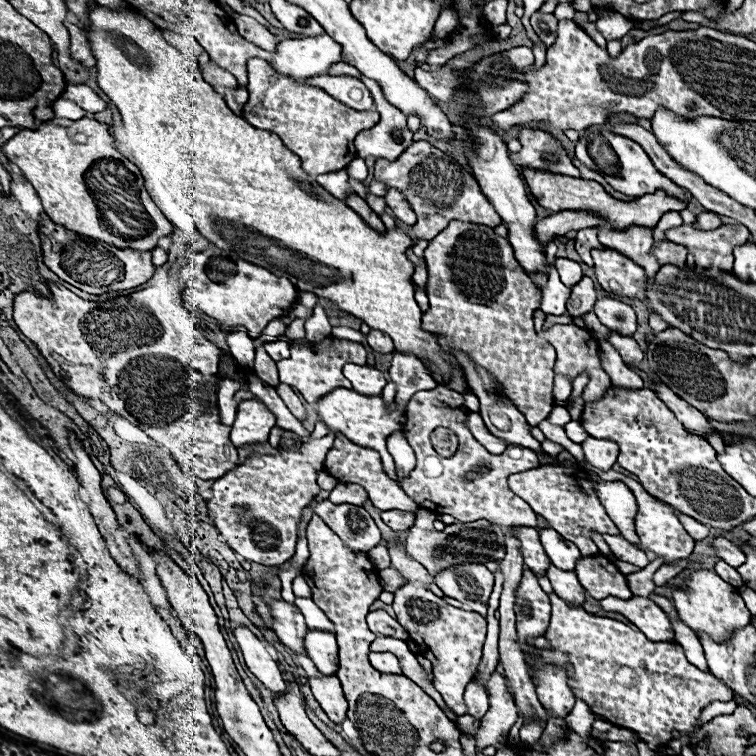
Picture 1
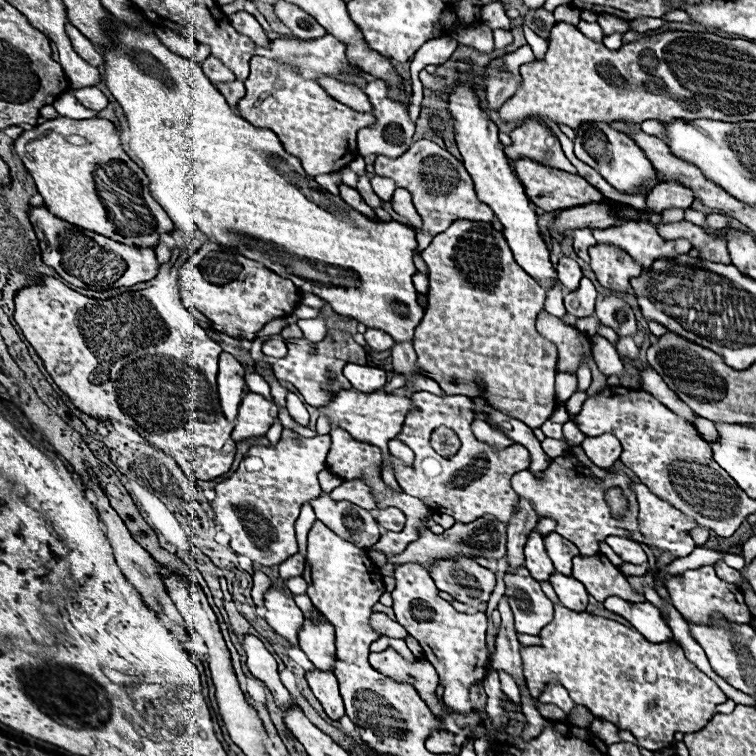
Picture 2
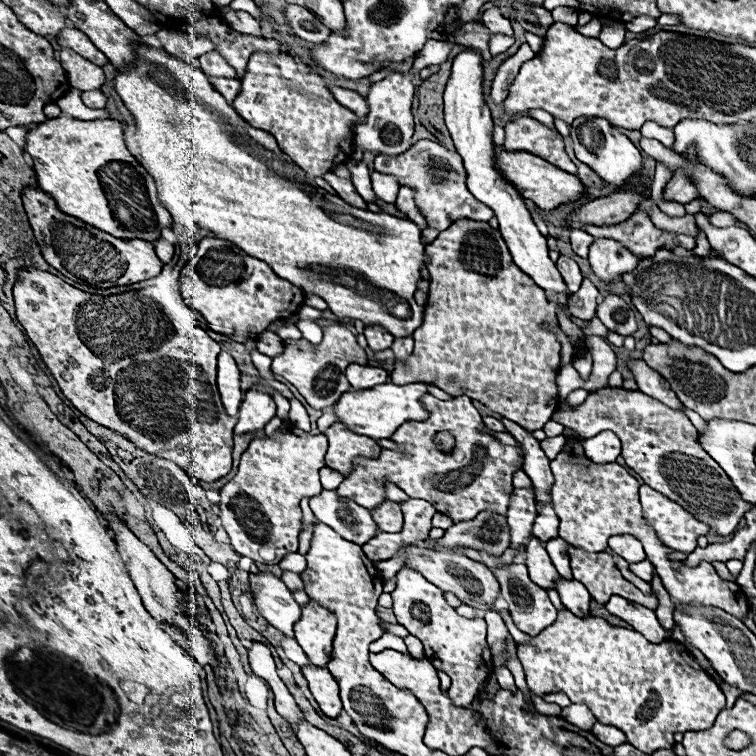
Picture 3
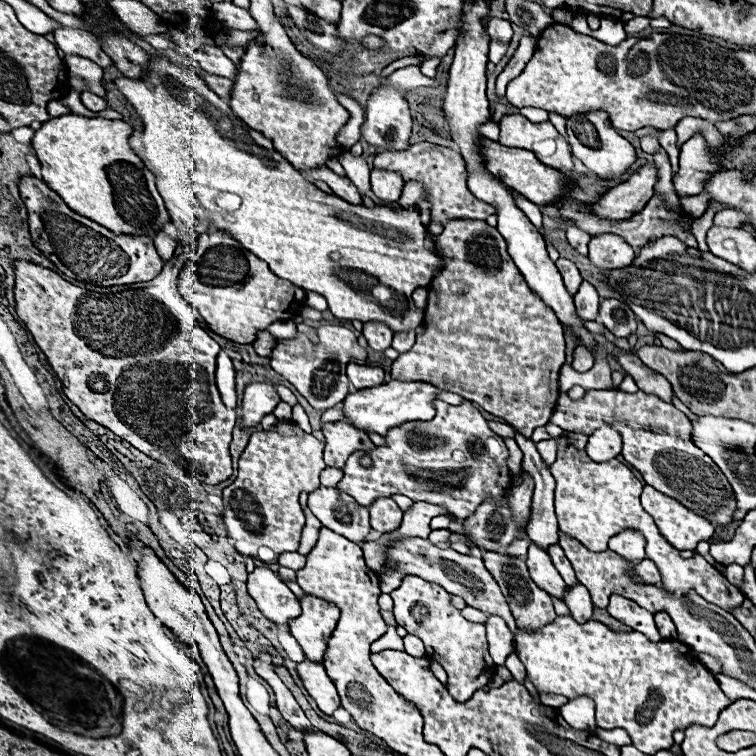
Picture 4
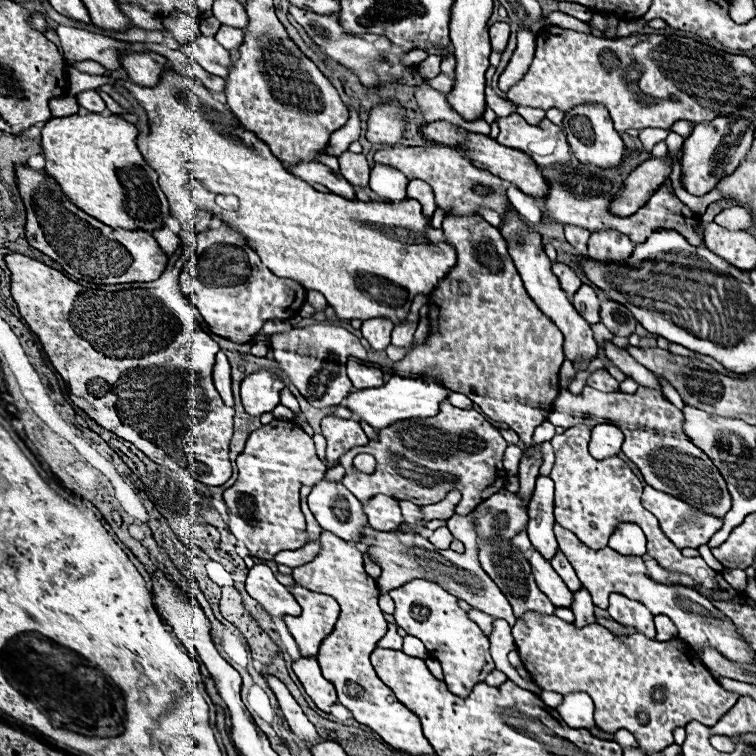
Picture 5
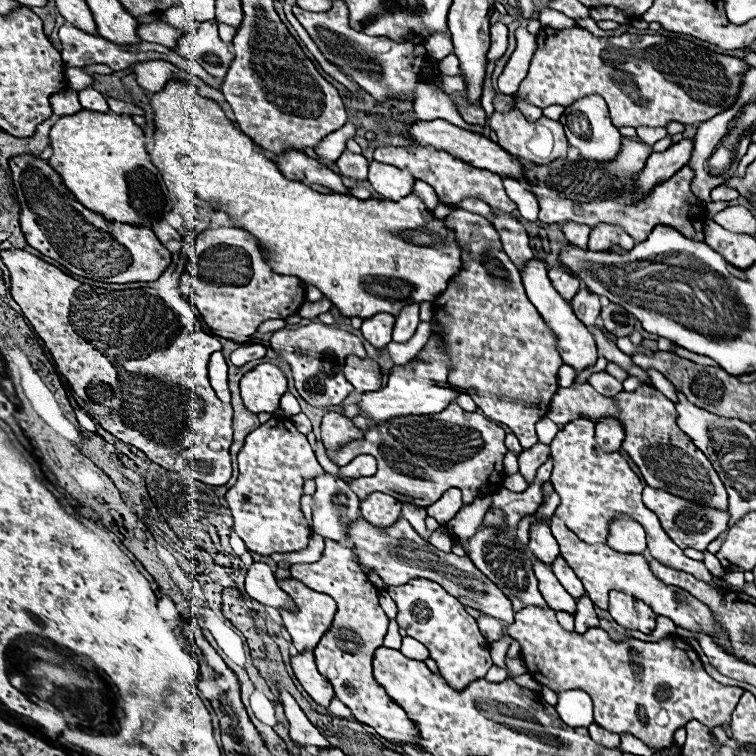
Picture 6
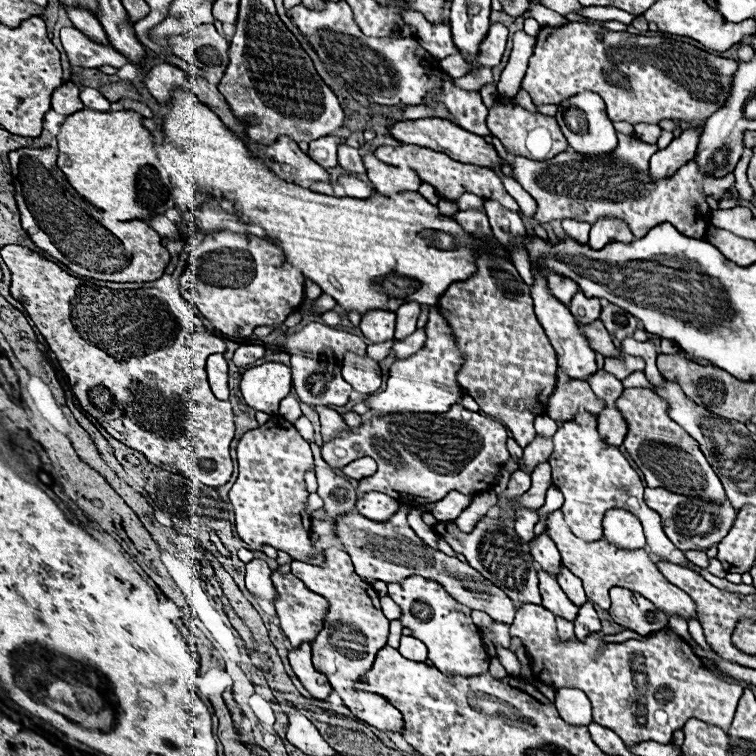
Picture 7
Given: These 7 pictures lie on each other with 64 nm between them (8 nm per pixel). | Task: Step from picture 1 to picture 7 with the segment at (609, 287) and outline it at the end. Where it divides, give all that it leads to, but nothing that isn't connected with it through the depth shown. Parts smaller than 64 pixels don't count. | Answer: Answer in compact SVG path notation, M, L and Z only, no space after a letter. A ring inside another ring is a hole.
M600 218L600 220L596 220L592 224L588 246L592 250L602 250L606 244L612 244L612 242L630 244L632 240L634 240L634 236L632 236L632 232L628 230L628 226L622 220Z

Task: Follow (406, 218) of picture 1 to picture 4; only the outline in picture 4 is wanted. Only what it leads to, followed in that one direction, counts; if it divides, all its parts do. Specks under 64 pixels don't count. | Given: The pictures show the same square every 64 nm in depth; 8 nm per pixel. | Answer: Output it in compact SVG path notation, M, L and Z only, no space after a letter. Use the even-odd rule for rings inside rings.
M404 184L402 188L402 196L398 200L398 204L406 210L414 210L418 208L420 212L420 222L424 226L430 224L430 216L428 216L428 202L424 200L424 190L420 188L420 184Z

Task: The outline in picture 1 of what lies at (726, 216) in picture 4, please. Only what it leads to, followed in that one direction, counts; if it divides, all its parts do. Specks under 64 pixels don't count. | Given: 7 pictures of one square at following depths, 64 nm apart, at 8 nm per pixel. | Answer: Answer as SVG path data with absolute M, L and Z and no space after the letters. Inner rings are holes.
M702 212L702 214L698 214L696 216L696 220L692 222L692 226L696 228L696 230L714 230L714 228L718 228L722 222L720 222L720 216L716 216L716 214L712 214L712 212Z

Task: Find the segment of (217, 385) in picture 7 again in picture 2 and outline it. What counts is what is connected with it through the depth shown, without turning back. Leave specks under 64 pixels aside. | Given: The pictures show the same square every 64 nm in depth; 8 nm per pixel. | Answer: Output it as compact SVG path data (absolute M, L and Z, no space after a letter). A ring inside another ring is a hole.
M228 352L220 354L220 372L218 372L218 392L224 416L234 422L238 404L244 392L244 368L242 364Z

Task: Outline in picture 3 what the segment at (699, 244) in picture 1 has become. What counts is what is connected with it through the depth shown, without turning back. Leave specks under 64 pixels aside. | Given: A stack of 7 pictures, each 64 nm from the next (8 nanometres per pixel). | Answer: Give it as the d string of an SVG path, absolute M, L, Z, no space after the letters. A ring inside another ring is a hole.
M650 206L648 216L654 222L654 226L664 230L664 232L686 234L686 236L692 236L692 238L698 236L698 226L694 224L694 216L690 216L690 214L686 214L682 218L670 218L670 216L664 216L664 212L660 212L658 206Z

